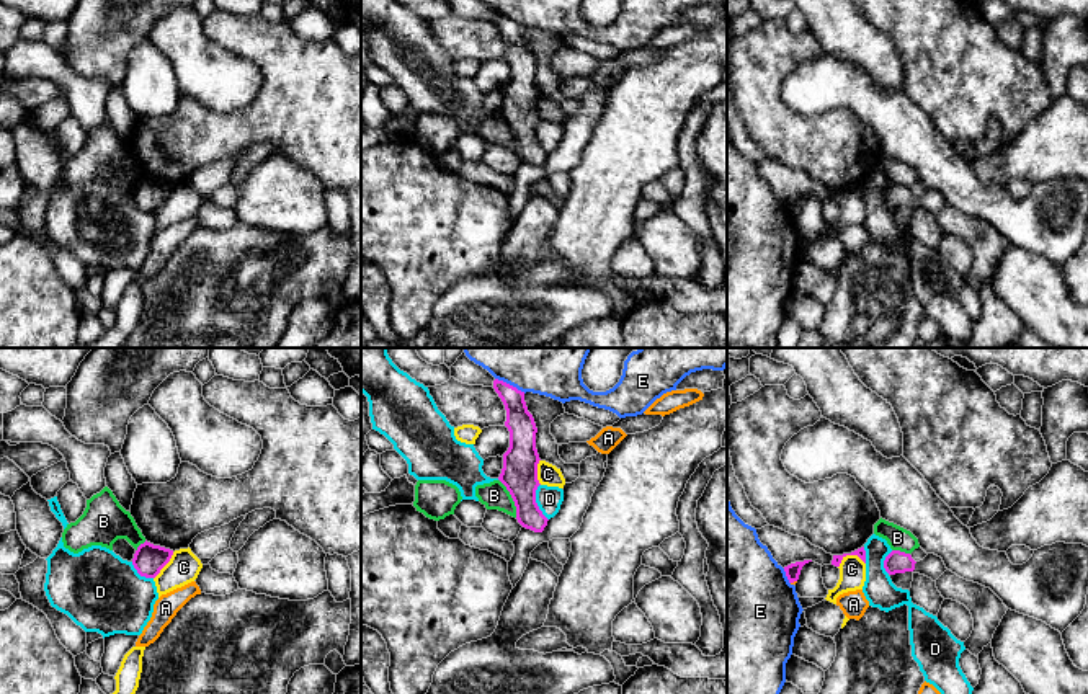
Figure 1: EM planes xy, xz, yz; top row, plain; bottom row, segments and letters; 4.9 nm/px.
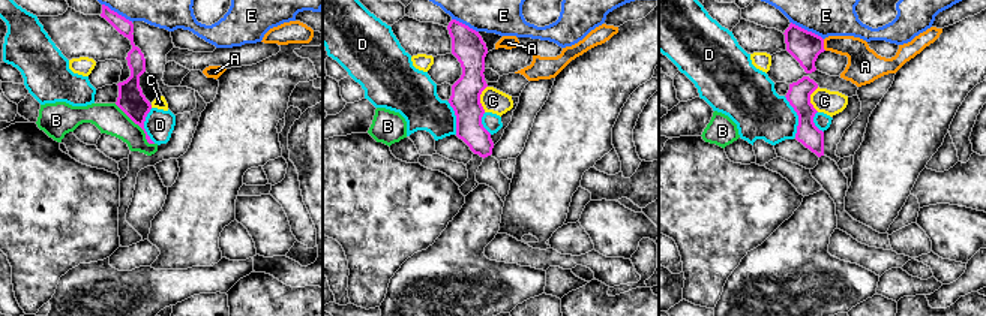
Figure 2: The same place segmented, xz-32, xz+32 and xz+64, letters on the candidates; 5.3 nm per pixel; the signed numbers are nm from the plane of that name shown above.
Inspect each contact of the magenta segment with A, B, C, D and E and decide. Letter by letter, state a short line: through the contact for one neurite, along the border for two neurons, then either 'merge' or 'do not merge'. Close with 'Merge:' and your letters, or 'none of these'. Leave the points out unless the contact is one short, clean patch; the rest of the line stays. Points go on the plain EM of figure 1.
A: yz (796, 214), (791, 217) | do not merge
B: xz (499, 113), (513, 136), (517, 151) | do not merge
C: yz (865, 198), (856, 190), (847, 190), (838, 201) | do not merge
D: do not merge
E: do not merge
Merge: none of these

